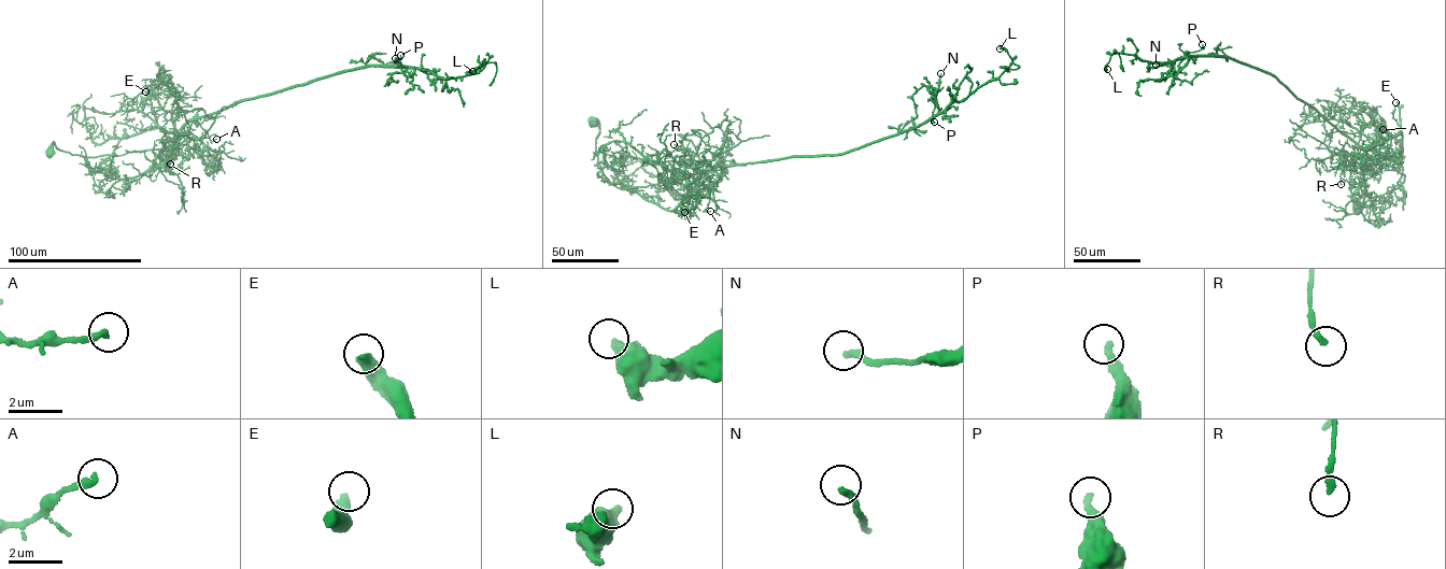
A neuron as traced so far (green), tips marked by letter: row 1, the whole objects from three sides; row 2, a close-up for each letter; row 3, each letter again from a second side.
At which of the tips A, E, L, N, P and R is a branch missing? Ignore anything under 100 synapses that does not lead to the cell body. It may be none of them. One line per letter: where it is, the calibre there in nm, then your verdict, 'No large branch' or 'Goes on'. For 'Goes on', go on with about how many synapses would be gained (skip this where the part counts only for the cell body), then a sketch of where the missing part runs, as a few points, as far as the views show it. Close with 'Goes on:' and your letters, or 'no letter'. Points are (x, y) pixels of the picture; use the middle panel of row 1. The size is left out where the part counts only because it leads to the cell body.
A: Place: (710, 211). Thickness 280 nm. No large branch
E: Place: (684, 212). Thickness 440 nm. Goes on. Roughly 200 synapses. Course of what is missing: (684, 212), (680, 210), (675, 221), (677, 221), (677, 238)
L: Place: (1000, 48). Thickness 380 nm. No large branch
N: Place: (940, 73). Thickness 240 nm. No large branch
P: Place: (934, 122). Thickness 240 nm. No large branch
R: Place: (674, 144). Thickness 200 nm. No large branch
Goes on: E

